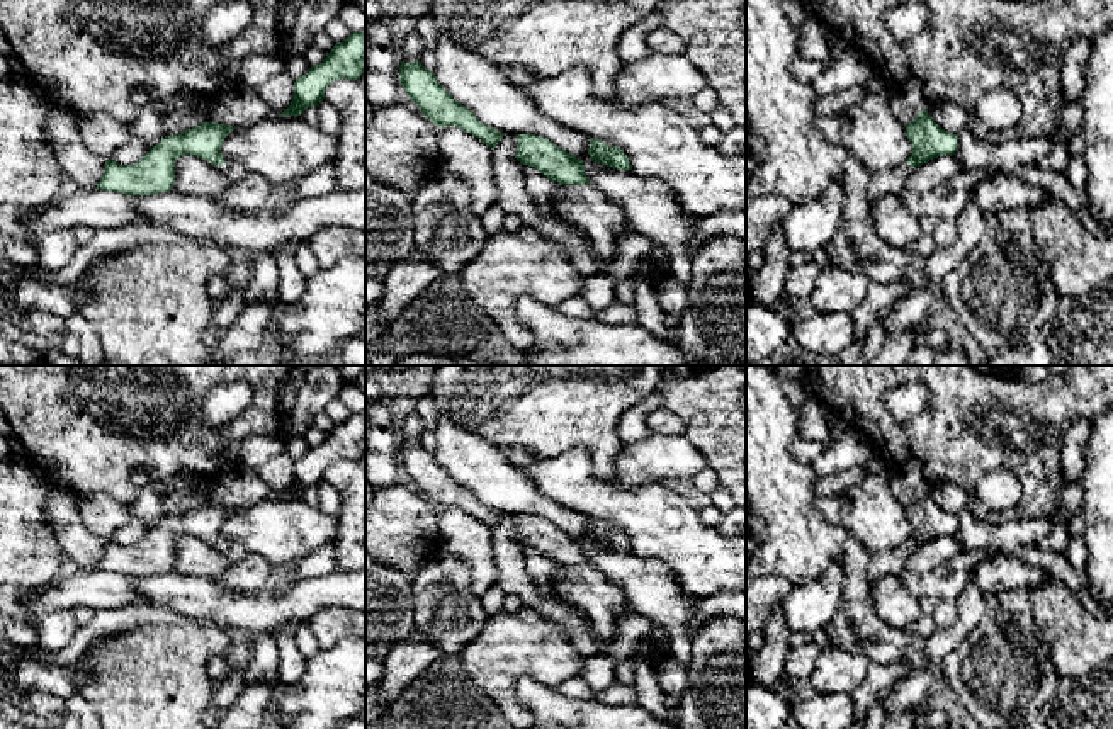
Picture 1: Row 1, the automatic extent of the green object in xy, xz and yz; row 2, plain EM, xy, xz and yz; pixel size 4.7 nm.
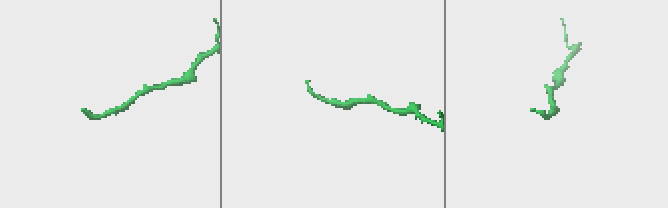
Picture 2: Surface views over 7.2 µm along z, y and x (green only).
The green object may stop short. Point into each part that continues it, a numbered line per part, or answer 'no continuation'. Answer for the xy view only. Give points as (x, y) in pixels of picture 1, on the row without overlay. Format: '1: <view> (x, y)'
1: xy (231, 551)

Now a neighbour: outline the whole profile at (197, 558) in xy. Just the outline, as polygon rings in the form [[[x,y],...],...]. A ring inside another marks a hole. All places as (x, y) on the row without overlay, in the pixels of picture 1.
[[[187,535],[175,542],[175,562],[172,571],[182,576],[216,579],[234,562],[223,556],[219,547]]]

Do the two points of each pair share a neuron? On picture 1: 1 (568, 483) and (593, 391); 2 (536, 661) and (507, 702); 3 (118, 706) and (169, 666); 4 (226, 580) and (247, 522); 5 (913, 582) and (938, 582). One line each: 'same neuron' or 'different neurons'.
1: different neurons
2: same neuron
3: same neuron
4: different neurons
5: same neuron

